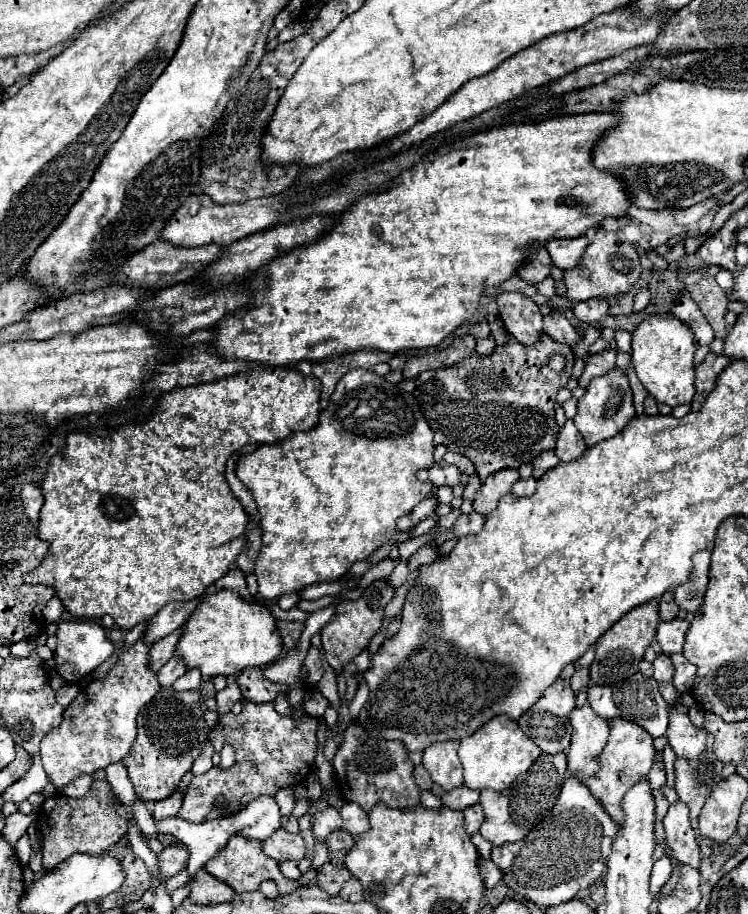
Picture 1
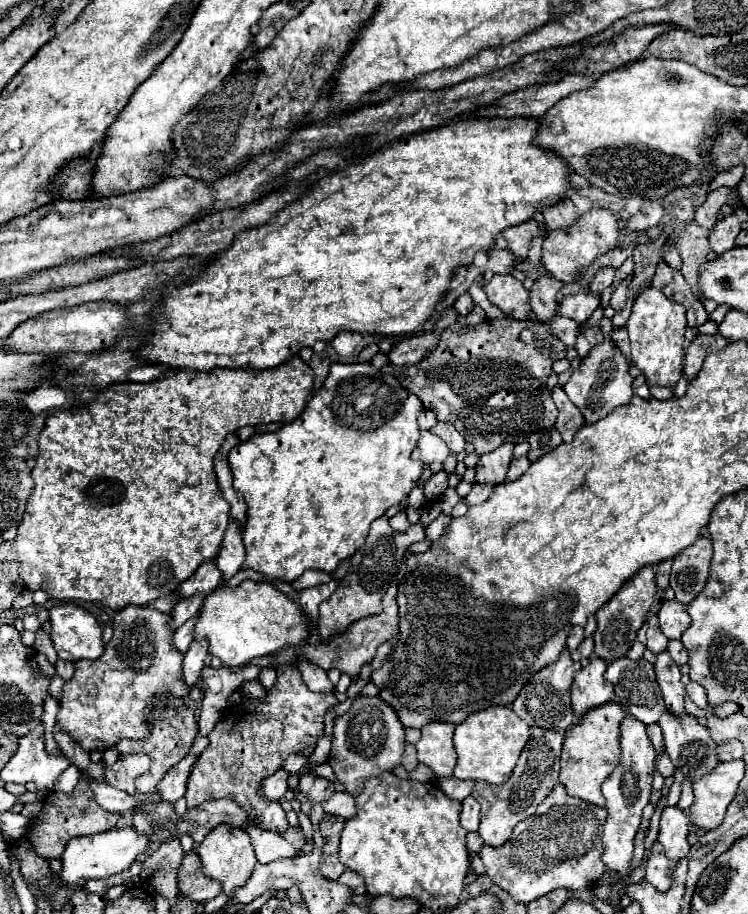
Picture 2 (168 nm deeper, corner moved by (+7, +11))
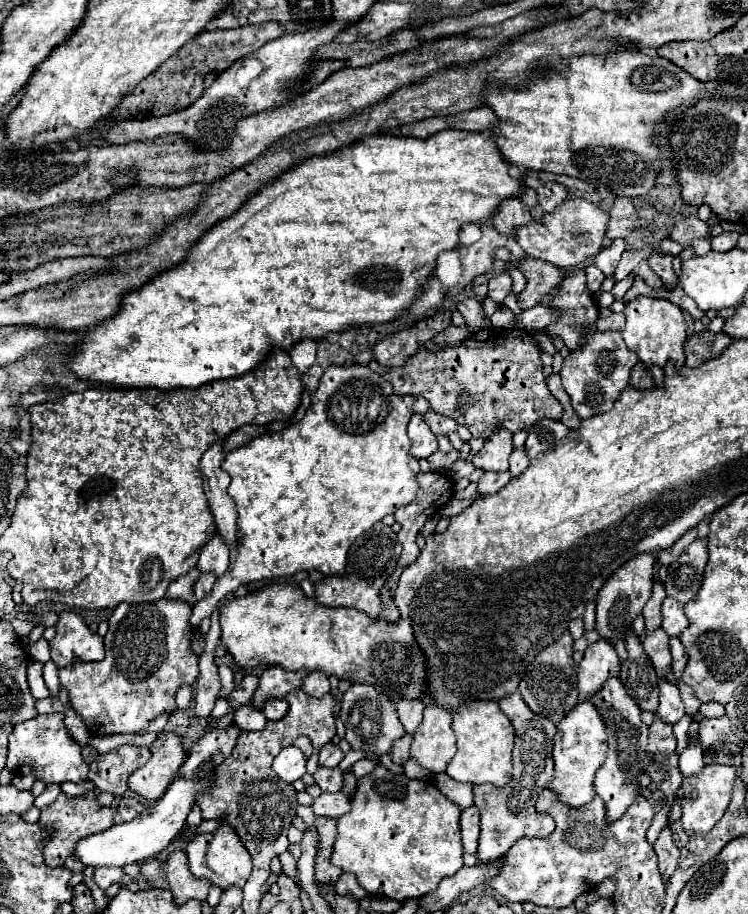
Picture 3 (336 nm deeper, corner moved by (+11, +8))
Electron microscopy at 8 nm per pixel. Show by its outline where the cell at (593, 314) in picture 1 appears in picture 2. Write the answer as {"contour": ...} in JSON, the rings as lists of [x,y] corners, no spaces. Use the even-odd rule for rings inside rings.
{"contour":[[[606,266],[606,268],[600,268],[600,270],[596,272],[596,276],[592,278],[592,282],[588,284],[588,290],[602,294],[602,290],[608,288],[612,282],[614,282],[614,268]]]}

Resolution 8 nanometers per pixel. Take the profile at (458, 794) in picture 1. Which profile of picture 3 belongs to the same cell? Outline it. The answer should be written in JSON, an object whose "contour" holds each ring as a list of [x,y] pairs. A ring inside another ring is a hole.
{"contour":[[[438,773],[436,781],[438,781],[438,789],[452,803],[456,803],[460,809],[468,809],[468,807],[474,805],[474,793],[472,793],[472,785],[470,783],[458,783],[452,777],[448,777],[446,773]]]}

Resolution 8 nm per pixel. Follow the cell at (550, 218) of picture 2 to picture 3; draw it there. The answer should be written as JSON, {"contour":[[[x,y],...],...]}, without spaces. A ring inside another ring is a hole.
{"contour":[[[542,183],[538,189],[538,203],[544,207],[544,213],[550,213],[560,201],[568,197],[568,191],[560,183]]]}

